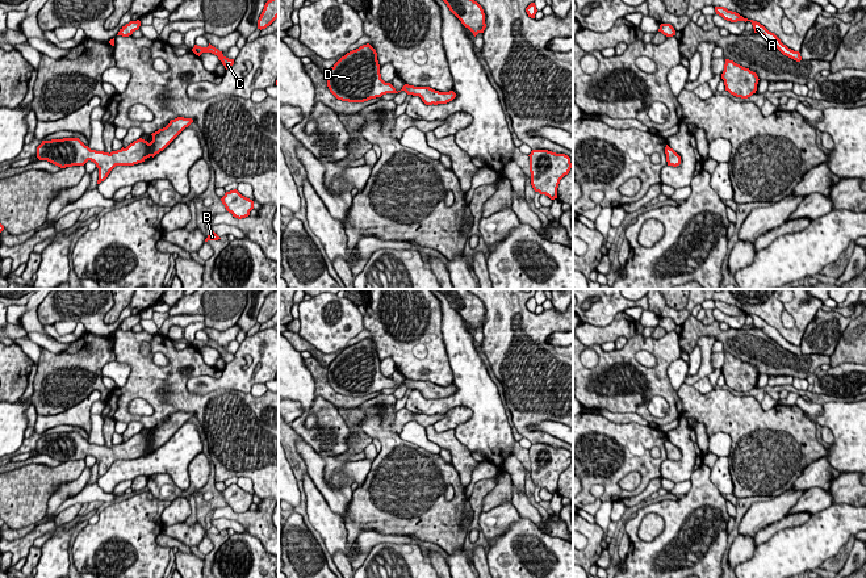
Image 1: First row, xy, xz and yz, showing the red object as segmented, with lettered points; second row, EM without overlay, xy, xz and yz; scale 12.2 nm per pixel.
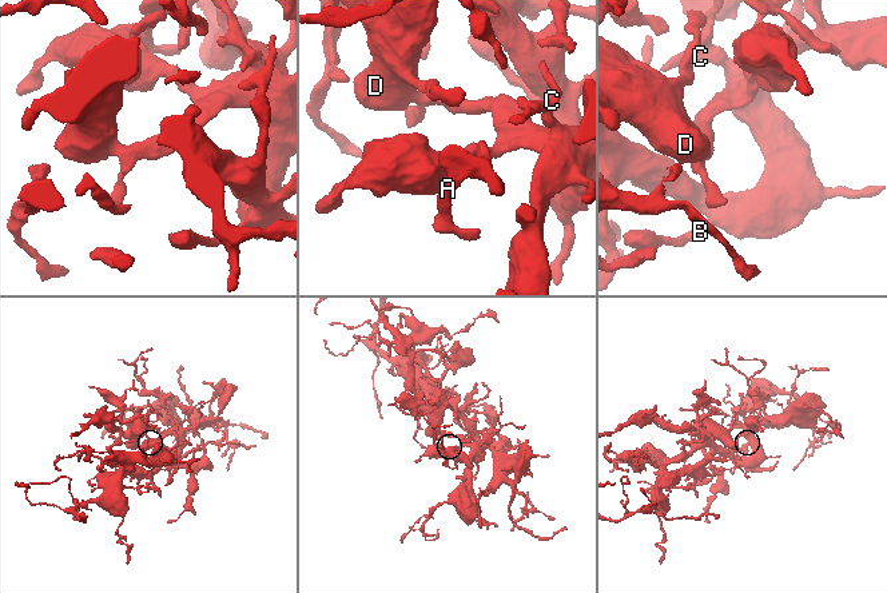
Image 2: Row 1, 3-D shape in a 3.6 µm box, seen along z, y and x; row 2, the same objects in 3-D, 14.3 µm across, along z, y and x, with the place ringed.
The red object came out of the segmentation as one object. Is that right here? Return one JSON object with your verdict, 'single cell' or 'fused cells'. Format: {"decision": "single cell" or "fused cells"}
{"decision": "single cell"}

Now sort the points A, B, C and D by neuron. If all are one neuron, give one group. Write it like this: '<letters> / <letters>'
A B C D

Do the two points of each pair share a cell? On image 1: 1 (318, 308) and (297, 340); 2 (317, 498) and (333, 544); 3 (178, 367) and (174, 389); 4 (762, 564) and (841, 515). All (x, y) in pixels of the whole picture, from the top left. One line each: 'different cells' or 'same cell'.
1: different cells
2: same cell
3: same cell
4: same cell

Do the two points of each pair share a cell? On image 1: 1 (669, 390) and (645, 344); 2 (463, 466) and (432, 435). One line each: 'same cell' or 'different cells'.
1: same cell
2: same cell

